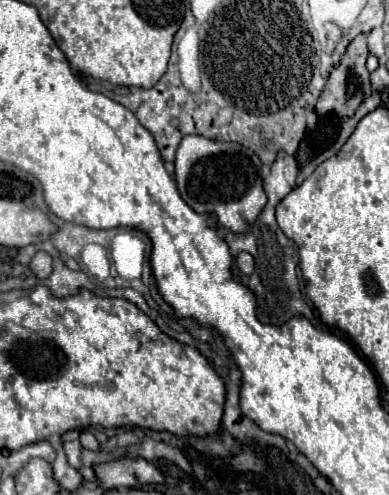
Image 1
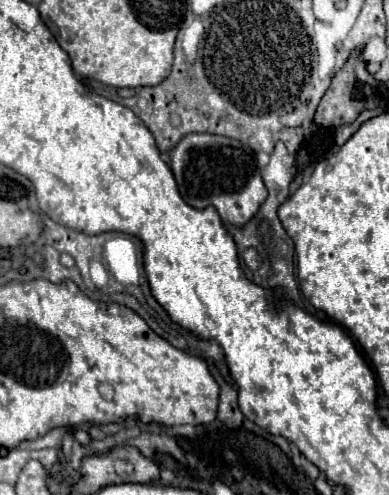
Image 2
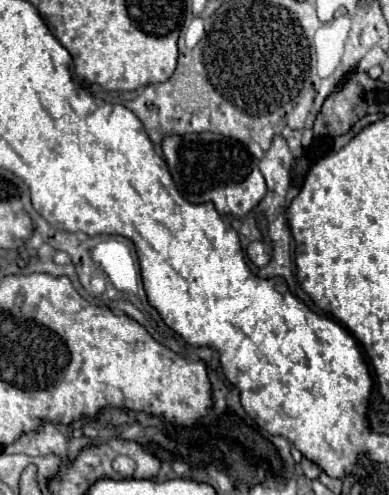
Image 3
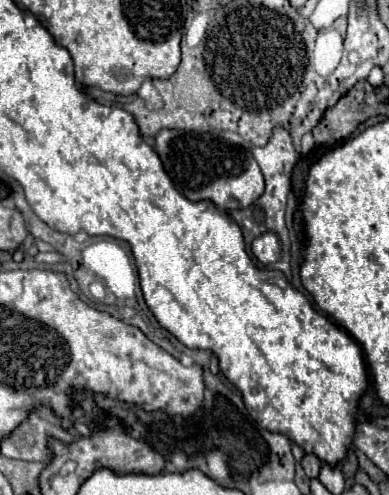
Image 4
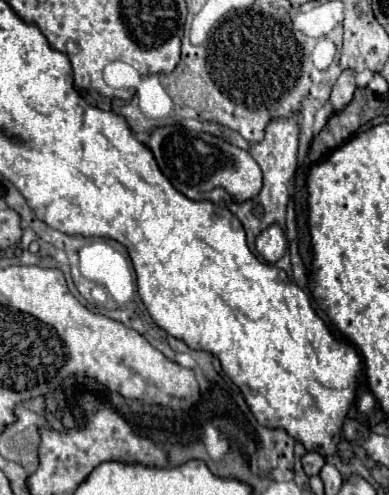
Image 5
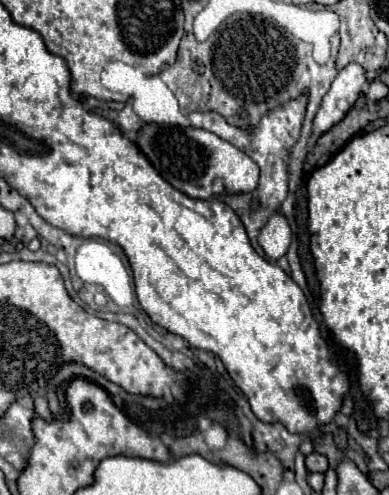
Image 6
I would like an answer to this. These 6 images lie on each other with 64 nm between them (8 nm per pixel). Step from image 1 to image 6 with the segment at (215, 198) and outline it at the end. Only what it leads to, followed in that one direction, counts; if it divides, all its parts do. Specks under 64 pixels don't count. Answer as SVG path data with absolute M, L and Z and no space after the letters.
M146 124L140 130L138 148L150 158L164 180L190 198L208 200L216 194L252 192L260 180L260 168L246 152L202 128Z

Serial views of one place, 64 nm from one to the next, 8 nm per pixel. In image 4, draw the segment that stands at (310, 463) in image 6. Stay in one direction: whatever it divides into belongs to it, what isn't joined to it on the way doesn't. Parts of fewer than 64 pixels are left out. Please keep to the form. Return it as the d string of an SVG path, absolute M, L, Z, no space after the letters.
M306 454L306 456L302 458L302 468L304 468L304 472L306 472L308 478L318 478L320 466L322 466L320 460L318 460L316 456L312 456L312 454Z

